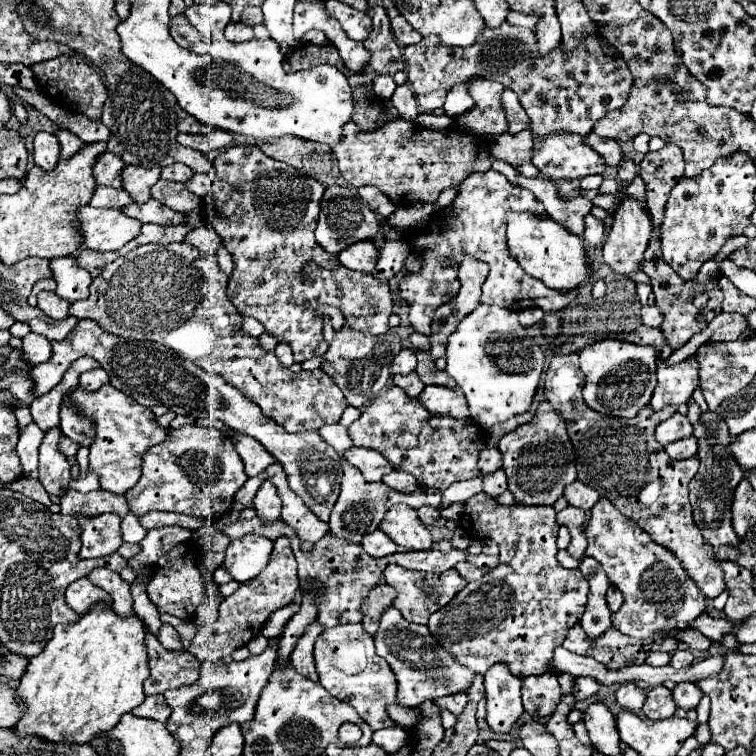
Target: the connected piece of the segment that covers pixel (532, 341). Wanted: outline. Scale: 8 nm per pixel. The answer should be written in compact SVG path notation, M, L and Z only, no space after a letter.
M481 304L469 316L465 316L461 320L461 324L457 326L457 330L449 336L445 358L447 358L447 368L445 368L447 374L453 376L457 386L463 388L471 418L477 424L481 424L483 428L491 428L493 424L505 422L511 416L529 412L535 390L539 386L541 372L545 370L543 342L539 338L531 336L529 330L519 324L517 314L513 310L501 308L501 306L485 306L485 304Z

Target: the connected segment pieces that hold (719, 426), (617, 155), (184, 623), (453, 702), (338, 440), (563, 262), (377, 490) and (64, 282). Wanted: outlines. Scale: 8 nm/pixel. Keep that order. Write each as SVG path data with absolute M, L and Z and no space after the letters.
M707 410L699 416L699 422L693 424L693 428L695 428L693 436L697 438L699 444L697 456L701 460L701 466L699 472L693 476L693 480L689 482L689 502L693 506L695 524L703 532L703 538L711 542L711 546L717 552L721 546L739 544L739 538L731 526L731 496L735 494L737 484L745 478L745 472L739 468L739 464L735 464L731 452L727 452L727 444L731 444L733 436L729 434L727 424L721 416Z
M589 132L587 136L583 136L583 140L587 140L587 146L595 148L595 152L599 152L599 156L603 156L607 166L619 166L623 152L619 148L619 144L615 140L607 140L601 136L595 136L595 132Z
M161 614L160 620L162 623L171 624L179 633L180 639L185 650L188 649L190 643L197 633L197 628L192 620L183 620L169 614Z
M455 694L455 696L443 696L439 700L435 700L435 704L439 708L445 708L449 710L451 714L455 714L459 718L459 714L463 712L463 708L467 706L467 696L465 694Z
M341 424L323 426L323 428L319 430L319 434L321 434L339 454L343 454L343 450L351 446L351 438L349 438L349 434L347 434L347 428L343 428Z
M507 214L507 244L511 250L511 256L519 262L519 266L533 278L547 284L547 288L553 290L575 290L583 284L589 284L589 278L593 274L593 264L587 256L585 244L581 236L569 234L559 226L555 220L543 220L535 218L531 214Z
M341 462L341 464L343 464L341 494L335 502L335 508L333 508L333 514L331 514L331 520L329 520L329 530L337 538L345 538L349 542L361 542L361 538L367 532L371 532L371 530L375 532L379 528L379 522L383 520L383 516L391 510L391 506L395 506L399 502L405 502L415 510L421 508L421 506L439 506L439 500L441 500L439 490L421 486L411 494L401 494L401 492L395 492L395 490L387 488L383 482L367 482L367 480L363 480L363 474L357 468L353 468L347 462Z
M65 256L65 258L55 258L51 260L51 272L53 280L57 282L57 294L61 298L67 298L69 302L75 300L85 300L89 296L89 284L93 282L87 270L83 270L75 256Z

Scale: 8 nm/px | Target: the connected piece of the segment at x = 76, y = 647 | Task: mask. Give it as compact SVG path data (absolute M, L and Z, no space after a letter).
M95 604L91 612L83 614L75 624L55 626L51 642L39 656L31 658L15 694L15 700L25 704L15 732L17 736L37 736L55 744L87 744L101 732L115 728L121 714L131 712L145 700L143 682L147 676L149 666L143 622L139 618L121 618L105 604Z

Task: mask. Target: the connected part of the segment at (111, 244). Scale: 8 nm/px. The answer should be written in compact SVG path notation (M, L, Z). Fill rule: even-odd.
M83 206L77 212L77 226L83 234L83 244L95 252L119 250L129 240L139 236L143 222L127 216L117 208Z

